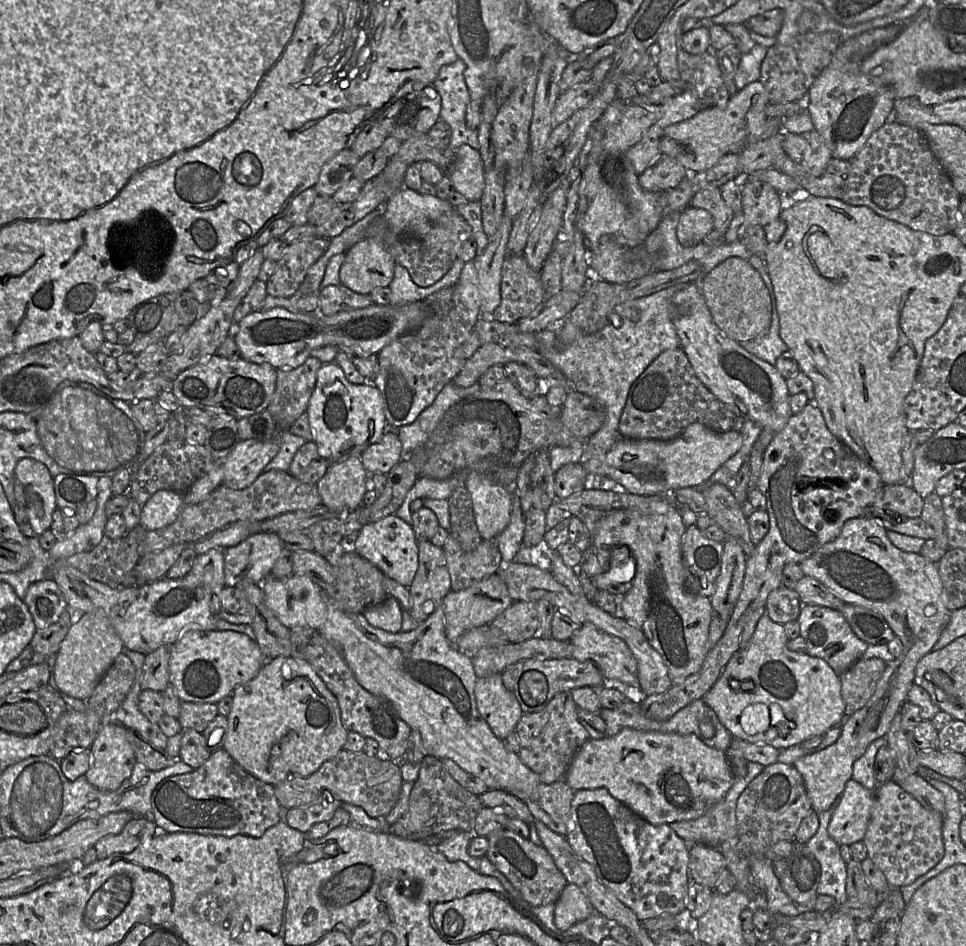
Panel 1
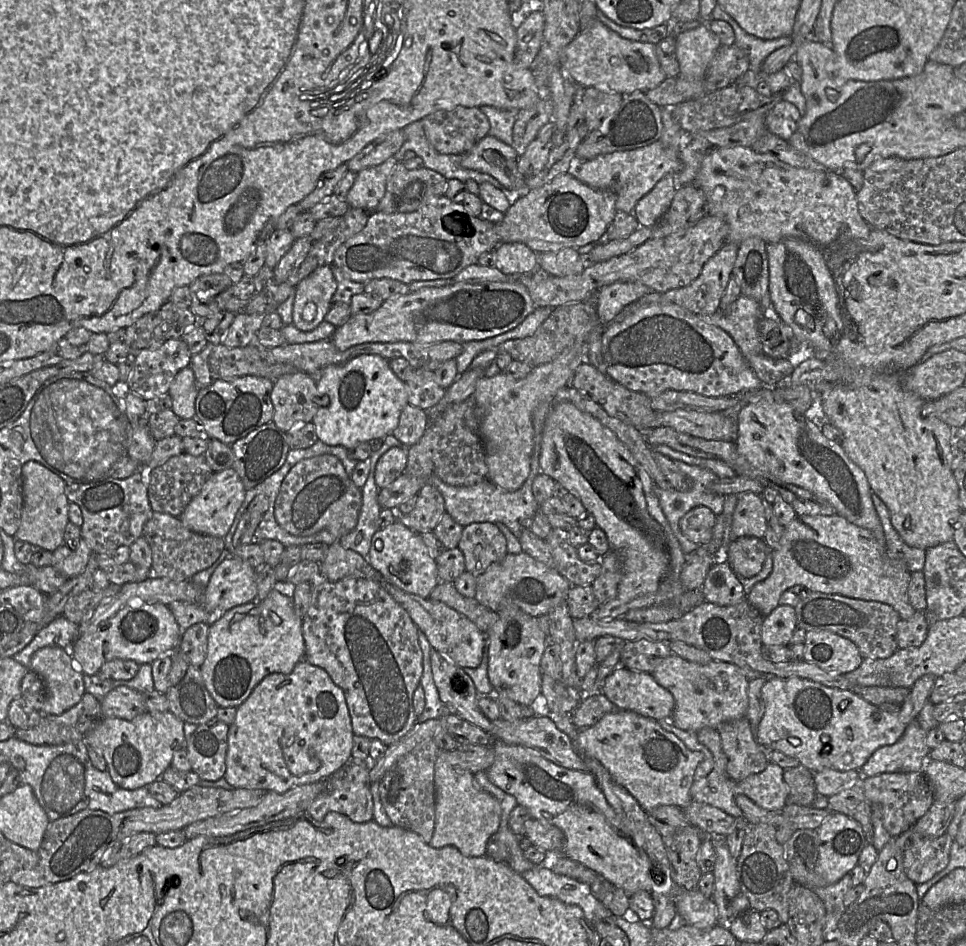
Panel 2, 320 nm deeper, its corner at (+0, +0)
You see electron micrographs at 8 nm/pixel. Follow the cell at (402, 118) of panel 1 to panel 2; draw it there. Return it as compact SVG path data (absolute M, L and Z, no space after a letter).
M402 129L380 135L347 162L348 170L358 173L364 168L385 162L398 152L404 141Z

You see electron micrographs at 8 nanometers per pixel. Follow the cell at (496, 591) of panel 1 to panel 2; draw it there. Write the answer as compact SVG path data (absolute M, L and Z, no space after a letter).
M521 552L507 554L504 559L493 564L484 574L477 577L474 598L494 612L517 606L529 615L539 617L547 615L552 608L565 602L570 587L568 580L555 569Z

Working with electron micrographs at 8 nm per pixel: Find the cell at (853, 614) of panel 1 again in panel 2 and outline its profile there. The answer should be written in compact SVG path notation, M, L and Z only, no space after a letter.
M808 590L794 609L797 626L806 632L825 630L845 637L858 647L864 659L889 658L898 650L897 627L901 617L890 605Z

